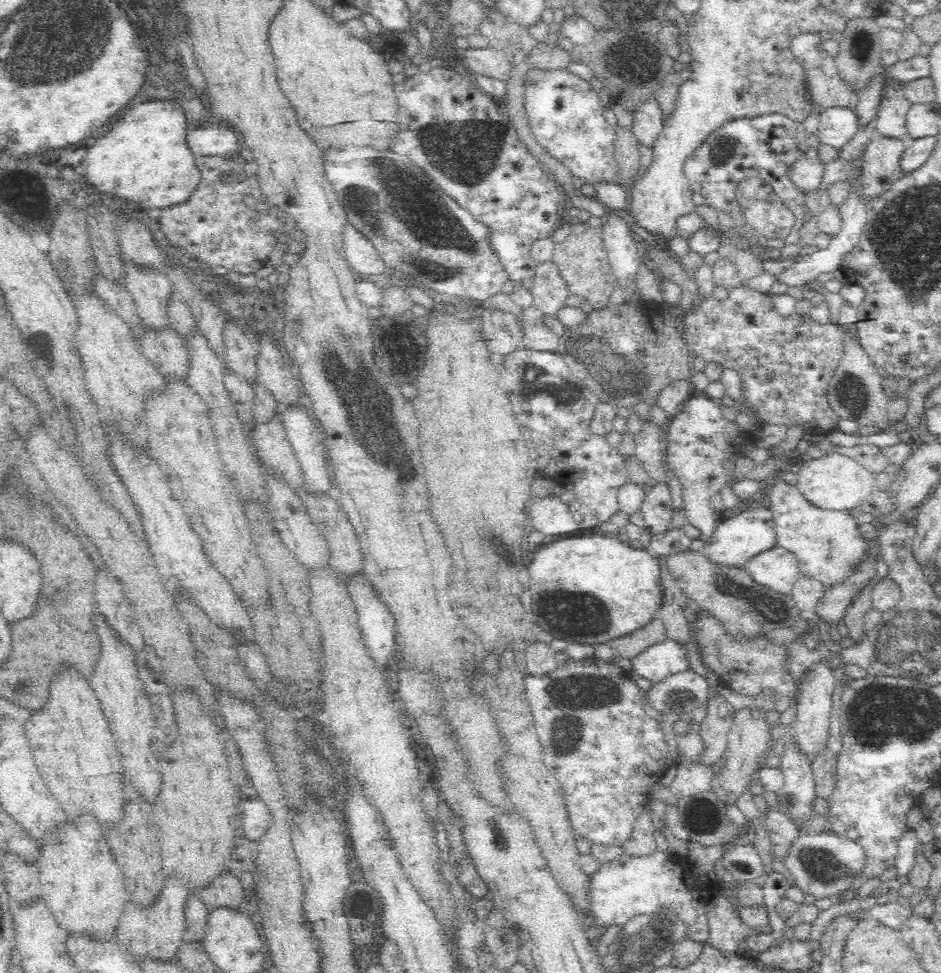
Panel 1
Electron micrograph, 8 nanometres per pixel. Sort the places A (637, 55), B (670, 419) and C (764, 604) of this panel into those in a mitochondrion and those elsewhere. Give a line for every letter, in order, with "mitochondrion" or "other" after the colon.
A: mitochondrion
B: other
C: mitochondrion

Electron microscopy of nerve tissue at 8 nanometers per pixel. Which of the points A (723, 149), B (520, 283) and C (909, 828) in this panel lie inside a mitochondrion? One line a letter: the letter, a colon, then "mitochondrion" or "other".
A: mitochondrion
B: other
C: other

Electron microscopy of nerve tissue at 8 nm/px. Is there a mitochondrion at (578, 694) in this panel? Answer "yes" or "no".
yes

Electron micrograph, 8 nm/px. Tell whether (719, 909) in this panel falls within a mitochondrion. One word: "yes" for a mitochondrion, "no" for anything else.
no

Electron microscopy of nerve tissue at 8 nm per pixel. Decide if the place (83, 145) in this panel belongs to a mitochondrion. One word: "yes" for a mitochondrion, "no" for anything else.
no

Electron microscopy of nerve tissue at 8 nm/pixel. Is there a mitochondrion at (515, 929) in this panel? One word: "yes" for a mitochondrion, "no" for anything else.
no

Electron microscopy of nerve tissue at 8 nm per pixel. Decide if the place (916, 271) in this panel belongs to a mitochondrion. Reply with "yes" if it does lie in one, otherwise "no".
yes

